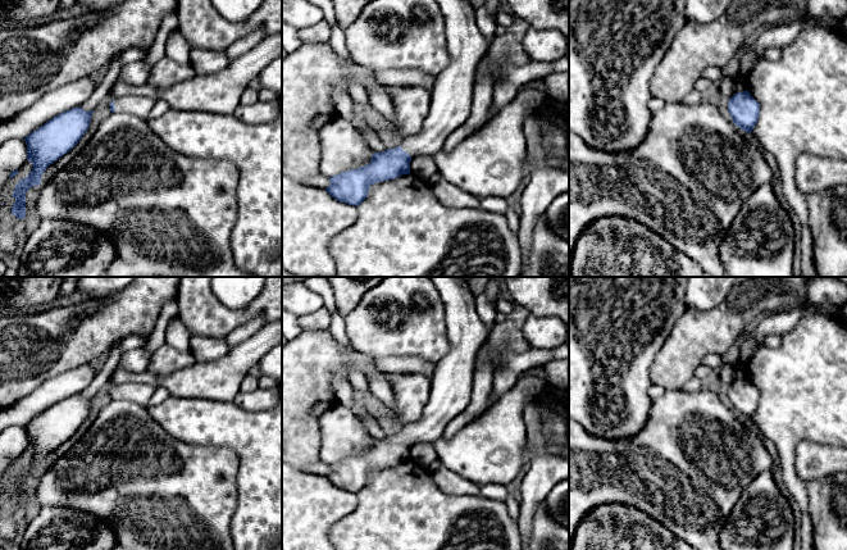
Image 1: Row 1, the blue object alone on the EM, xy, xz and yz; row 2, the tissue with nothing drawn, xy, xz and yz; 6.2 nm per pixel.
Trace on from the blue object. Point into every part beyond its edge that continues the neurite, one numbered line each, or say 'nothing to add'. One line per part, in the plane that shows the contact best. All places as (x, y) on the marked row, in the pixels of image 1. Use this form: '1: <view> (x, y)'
1: xz (451, 103)

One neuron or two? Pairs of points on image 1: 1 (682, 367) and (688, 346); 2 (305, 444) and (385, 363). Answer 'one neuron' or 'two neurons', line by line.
1: one neuron
2: two neurons

